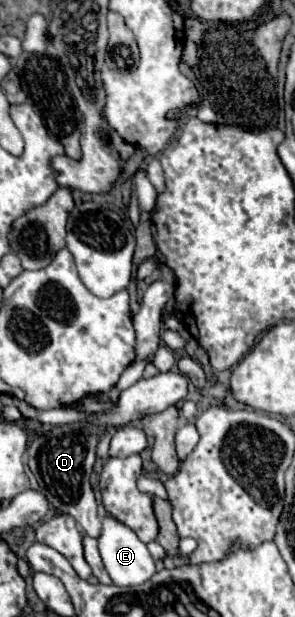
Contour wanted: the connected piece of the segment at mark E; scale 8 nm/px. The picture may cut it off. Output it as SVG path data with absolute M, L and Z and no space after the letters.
M106 515L102 519L102 533L98 537L98 549L102 555L104 567L116 585L122 585L122 587L140 585L140 583L148 581L148 577L152 577L152 573L156 573L154 559L148 553L146 543L142 543L128 525L124 525L122 521L118 521L112 515Z

